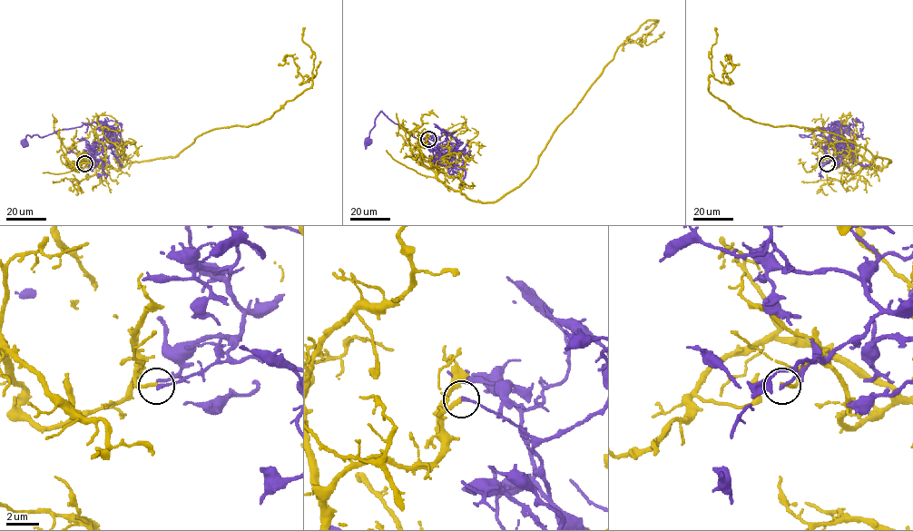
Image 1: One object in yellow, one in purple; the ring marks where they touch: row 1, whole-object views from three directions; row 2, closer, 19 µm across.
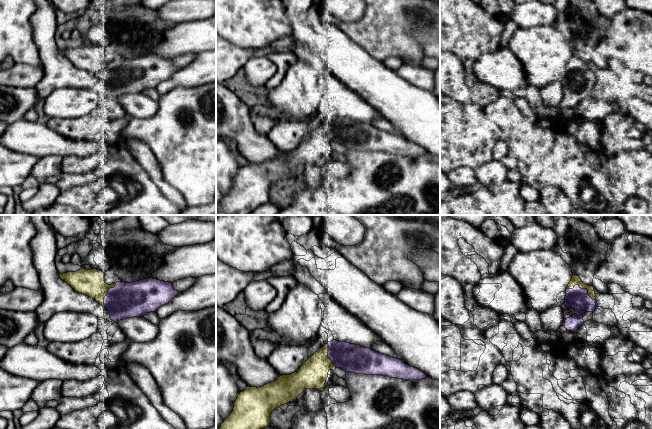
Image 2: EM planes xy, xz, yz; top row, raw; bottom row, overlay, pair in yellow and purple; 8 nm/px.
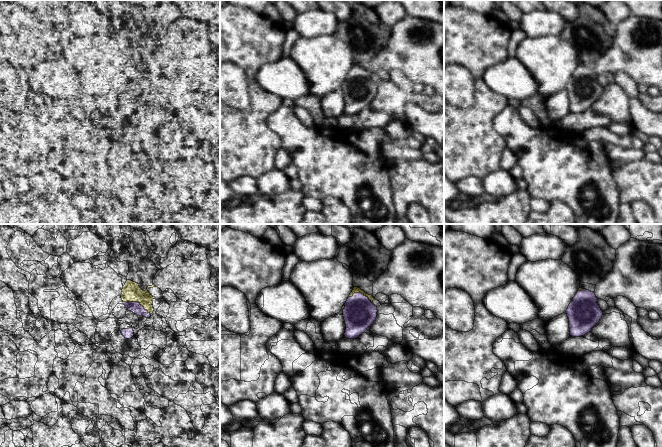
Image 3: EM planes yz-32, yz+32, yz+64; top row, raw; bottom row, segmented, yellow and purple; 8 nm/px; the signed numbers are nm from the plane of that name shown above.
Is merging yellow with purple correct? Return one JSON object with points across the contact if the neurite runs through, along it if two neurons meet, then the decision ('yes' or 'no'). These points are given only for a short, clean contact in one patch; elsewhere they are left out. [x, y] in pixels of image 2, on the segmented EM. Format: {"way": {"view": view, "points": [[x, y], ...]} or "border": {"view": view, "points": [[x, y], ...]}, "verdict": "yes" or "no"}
{"verdict": "no"}

